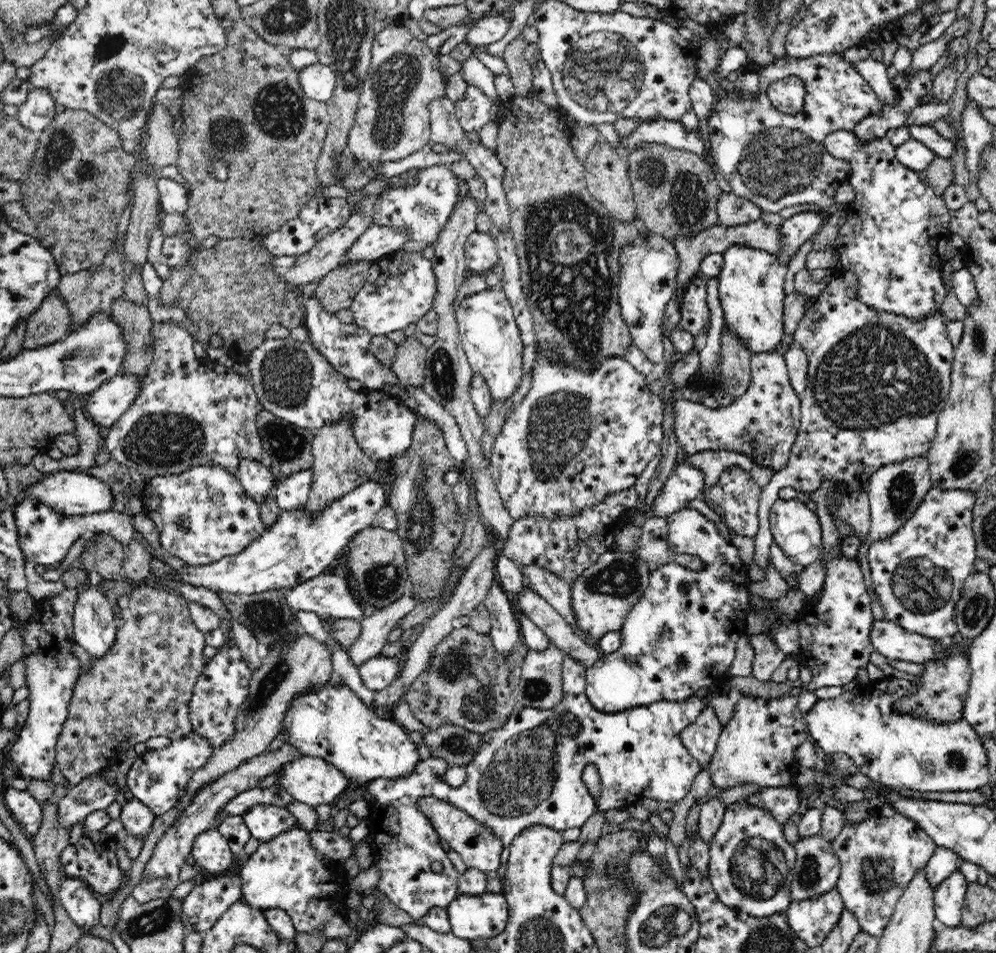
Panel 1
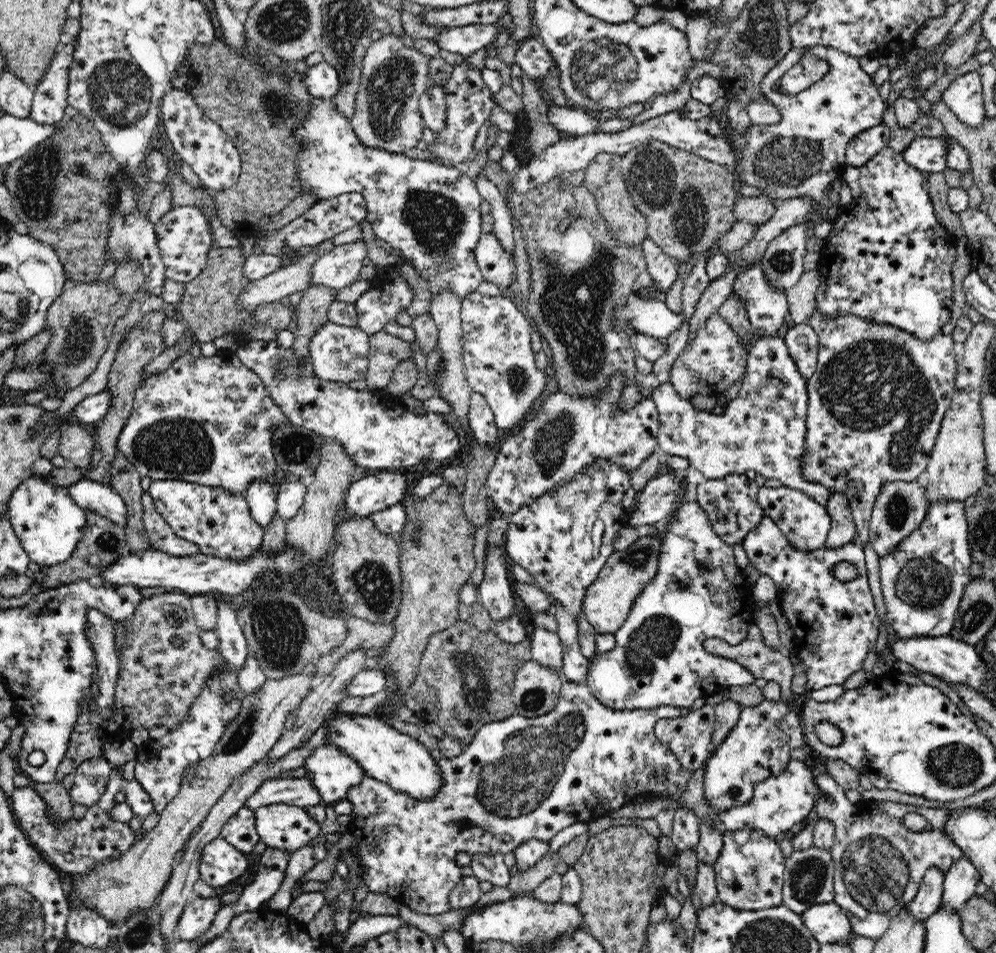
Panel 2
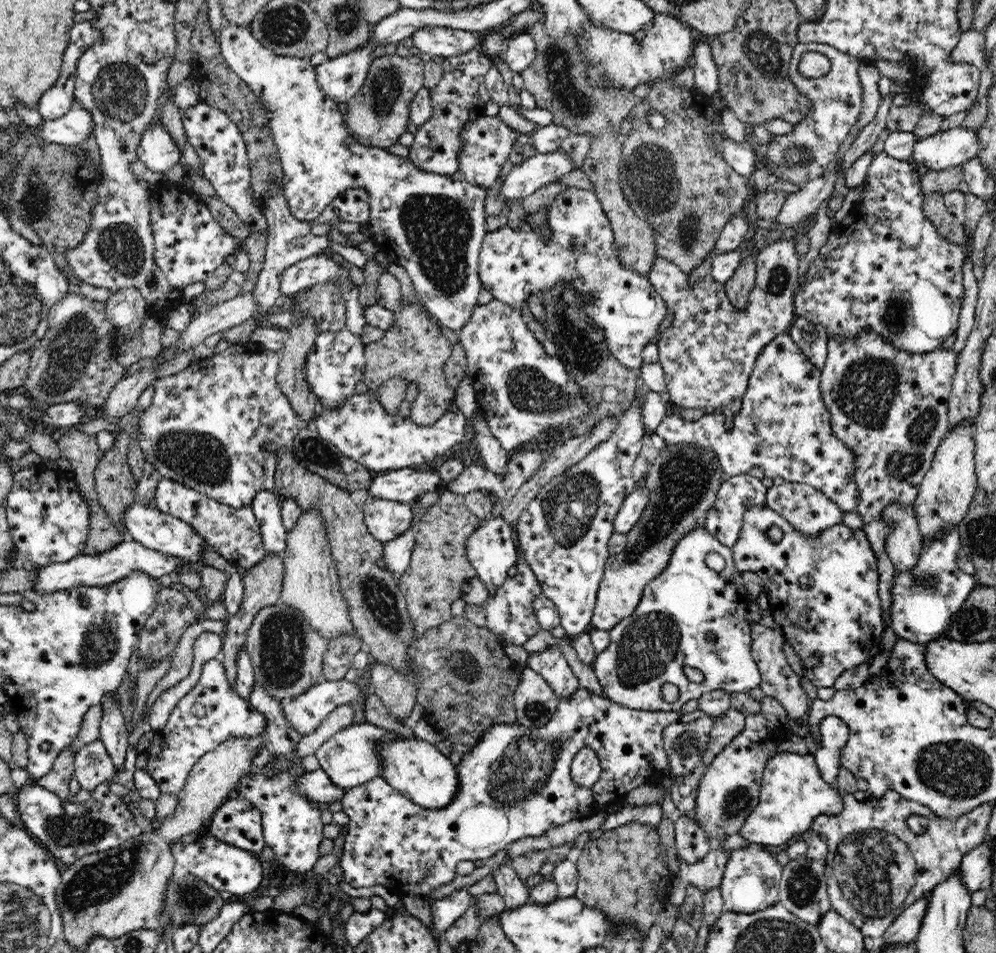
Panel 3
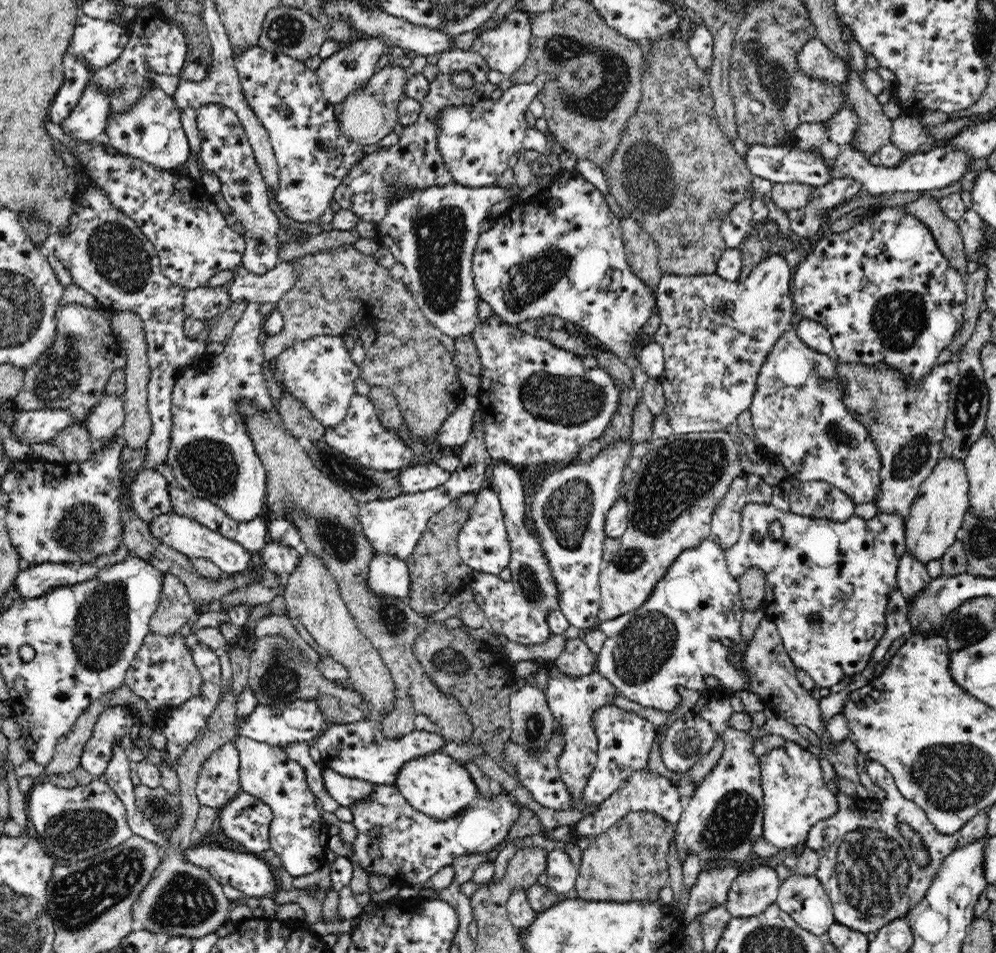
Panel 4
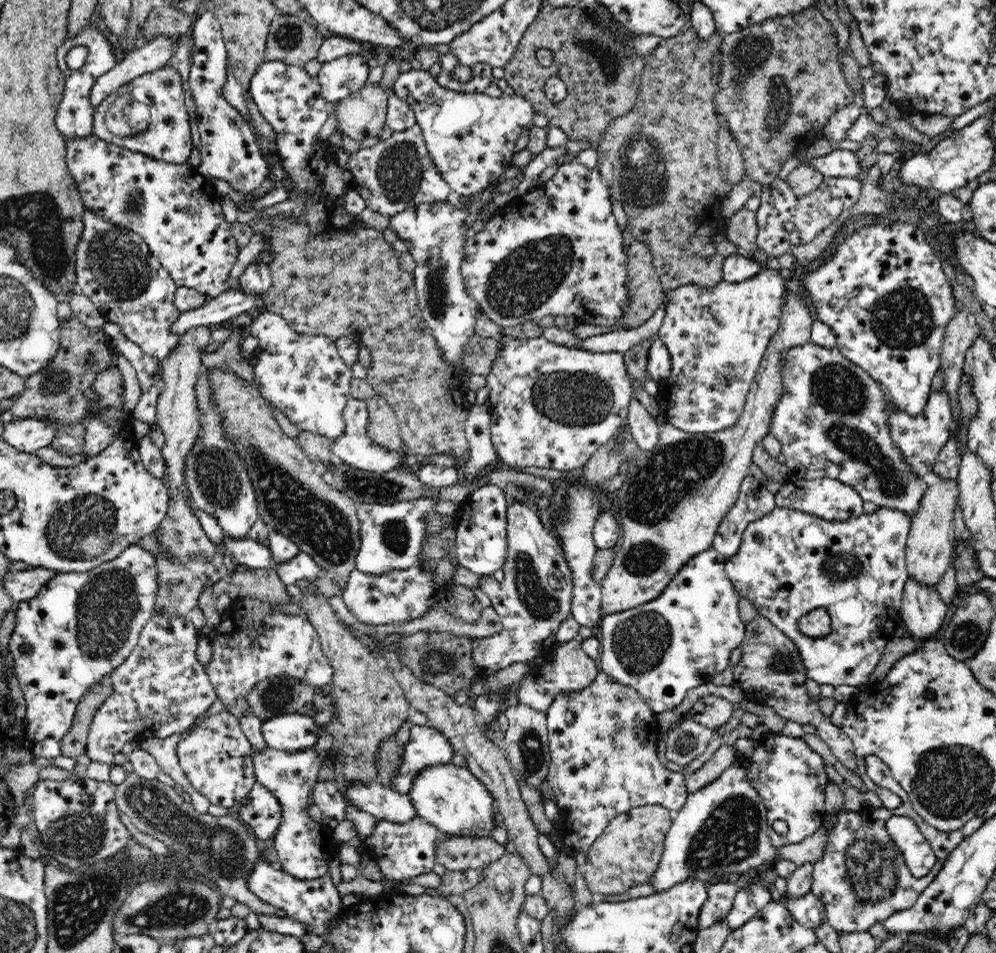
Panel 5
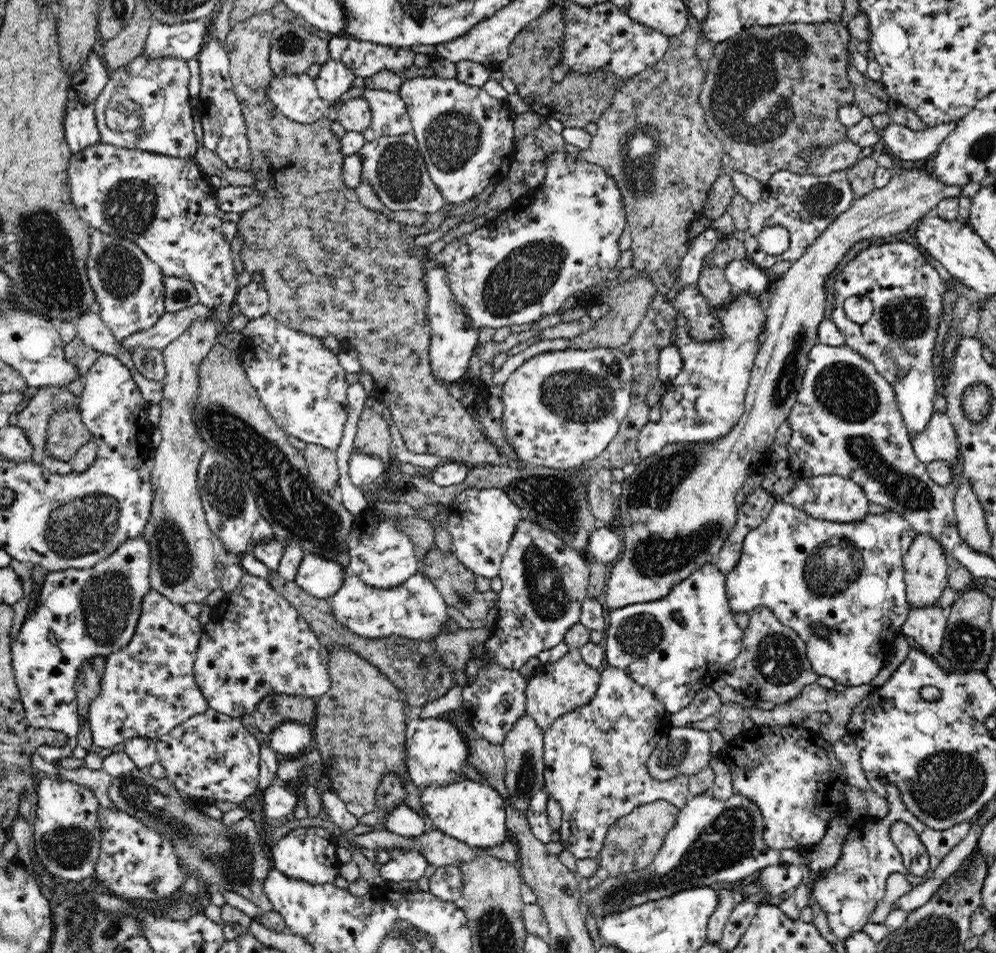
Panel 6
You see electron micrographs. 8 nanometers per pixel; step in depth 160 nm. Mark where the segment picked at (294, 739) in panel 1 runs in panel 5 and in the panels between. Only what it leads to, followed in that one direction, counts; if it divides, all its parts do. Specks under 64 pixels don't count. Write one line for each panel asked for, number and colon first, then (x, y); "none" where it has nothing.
2: (384, 753)
3: (415, 768)
4: (436, 784)
5: (450, 797)

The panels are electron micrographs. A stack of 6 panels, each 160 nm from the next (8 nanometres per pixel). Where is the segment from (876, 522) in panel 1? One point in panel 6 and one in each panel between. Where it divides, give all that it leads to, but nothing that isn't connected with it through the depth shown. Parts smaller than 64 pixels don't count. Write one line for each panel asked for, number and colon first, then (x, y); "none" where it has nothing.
2: (901, 505)
3: (903, 544)
4: (912, 577)
5: (923, 611)
6: (927, 624)

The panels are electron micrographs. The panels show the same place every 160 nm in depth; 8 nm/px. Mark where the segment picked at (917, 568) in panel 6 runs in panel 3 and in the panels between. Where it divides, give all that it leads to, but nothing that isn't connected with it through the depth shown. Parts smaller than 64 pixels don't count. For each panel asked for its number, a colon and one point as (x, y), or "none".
3: (946, 490)
4: (936, 515)
5: (929, 548)

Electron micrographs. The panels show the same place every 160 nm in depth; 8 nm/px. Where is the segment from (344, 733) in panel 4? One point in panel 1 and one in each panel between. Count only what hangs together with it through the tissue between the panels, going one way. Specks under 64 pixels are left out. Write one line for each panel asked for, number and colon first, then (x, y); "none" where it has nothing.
1: (312, 780)
2: (332, 772)
3: (349, 758)

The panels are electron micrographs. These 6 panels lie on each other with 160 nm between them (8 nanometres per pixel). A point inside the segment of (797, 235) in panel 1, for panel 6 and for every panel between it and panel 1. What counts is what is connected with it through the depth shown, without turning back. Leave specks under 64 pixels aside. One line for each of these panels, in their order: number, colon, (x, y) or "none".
2: (782, 263)
3: (709, 352)
4: (715, 334)
5: (716, 336)
6: (707, 398)

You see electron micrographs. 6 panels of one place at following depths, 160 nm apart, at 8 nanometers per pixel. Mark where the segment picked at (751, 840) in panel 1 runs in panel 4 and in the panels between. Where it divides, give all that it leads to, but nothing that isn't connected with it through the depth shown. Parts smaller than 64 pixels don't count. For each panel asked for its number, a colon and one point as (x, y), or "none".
2: (749, 870)
3: (752, 875)
4: (755, 889)

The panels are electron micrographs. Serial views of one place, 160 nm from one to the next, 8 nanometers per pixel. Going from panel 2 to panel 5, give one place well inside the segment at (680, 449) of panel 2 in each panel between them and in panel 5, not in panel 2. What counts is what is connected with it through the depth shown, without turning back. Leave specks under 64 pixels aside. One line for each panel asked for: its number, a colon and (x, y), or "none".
3: (782, 427)
4: (797, 413)
5: (830, 420)

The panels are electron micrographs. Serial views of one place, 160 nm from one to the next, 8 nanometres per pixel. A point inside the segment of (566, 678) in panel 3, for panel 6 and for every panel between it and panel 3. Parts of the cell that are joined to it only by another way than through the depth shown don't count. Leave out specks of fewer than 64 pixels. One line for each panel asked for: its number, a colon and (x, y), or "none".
4: (572, 700)
5: (603, 739)
6: (595, 756)

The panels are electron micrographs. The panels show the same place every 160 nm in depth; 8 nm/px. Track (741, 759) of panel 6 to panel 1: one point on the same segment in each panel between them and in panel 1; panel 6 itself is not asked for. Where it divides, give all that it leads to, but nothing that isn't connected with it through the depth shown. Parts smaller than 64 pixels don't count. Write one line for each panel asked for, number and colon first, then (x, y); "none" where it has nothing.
1: (782, 801)
2: (782, 803)
3: (792, 793)
4: (796, 796)
5: (789, 776)

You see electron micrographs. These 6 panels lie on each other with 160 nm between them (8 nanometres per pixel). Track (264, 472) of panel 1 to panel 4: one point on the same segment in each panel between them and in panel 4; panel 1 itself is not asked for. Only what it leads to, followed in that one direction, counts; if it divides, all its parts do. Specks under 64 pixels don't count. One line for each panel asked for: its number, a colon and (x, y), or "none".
2: (260, 494)
3: (266, 504)
4: (278, 558)

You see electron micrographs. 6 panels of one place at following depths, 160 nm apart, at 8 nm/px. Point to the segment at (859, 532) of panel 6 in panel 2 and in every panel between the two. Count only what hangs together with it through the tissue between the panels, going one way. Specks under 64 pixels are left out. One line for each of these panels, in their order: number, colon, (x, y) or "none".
2: (835, 624)
3: (827, 606)
4: (827, 583)
5: (856, 568)

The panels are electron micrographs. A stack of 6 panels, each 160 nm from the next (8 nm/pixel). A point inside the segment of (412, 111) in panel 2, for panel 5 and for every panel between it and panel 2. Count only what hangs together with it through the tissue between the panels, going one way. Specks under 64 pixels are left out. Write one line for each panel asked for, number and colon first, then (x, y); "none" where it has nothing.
3: (379, 114)
4: (371, 113)
5: (362, 115)

